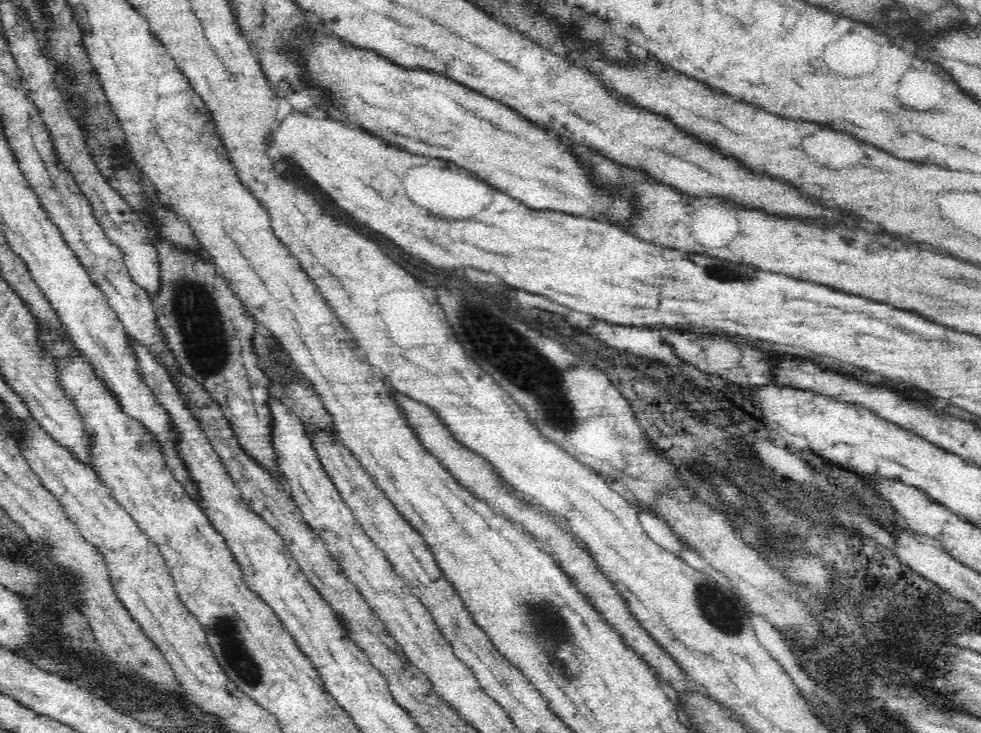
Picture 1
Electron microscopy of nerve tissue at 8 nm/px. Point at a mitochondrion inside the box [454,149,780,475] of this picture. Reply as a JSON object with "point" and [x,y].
{"point":[521,368]}

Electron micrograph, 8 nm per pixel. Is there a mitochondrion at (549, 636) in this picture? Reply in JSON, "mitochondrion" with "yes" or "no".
{"mitochondrion":"yes"}

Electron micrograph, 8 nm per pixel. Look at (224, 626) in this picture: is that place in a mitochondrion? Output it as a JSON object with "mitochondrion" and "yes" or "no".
{"mitochondrion":"yes"}

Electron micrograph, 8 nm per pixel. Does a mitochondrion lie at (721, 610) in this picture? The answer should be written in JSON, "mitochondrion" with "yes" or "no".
{"mitochondrion":"yes"}

